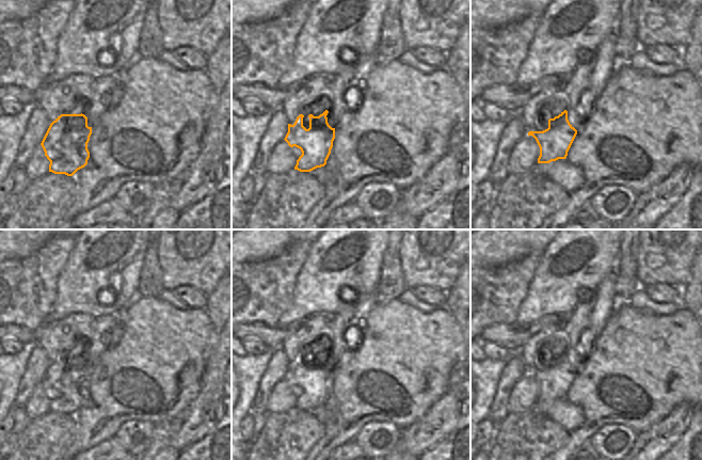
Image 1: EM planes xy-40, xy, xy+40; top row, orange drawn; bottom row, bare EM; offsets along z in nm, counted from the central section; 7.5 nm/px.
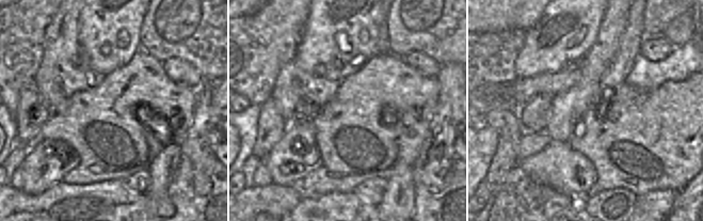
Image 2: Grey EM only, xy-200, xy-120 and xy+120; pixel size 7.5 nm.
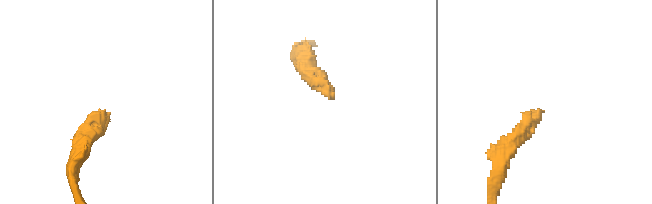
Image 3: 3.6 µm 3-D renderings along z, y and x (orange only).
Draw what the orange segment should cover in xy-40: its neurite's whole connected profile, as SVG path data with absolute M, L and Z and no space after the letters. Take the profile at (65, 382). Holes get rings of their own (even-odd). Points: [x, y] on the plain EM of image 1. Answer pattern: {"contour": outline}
{"contour": "M126 308L96 318L94 337L81 353L61 353L49 365L41 384L50 400L49 411L73 415L87 403L92 365L106 350L119 343Z"}

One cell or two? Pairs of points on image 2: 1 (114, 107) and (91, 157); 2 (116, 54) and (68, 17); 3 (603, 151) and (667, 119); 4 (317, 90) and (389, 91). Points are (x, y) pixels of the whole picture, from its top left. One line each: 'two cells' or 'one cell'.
1: one cell
2: two cells
3: one cell
4: two cells

